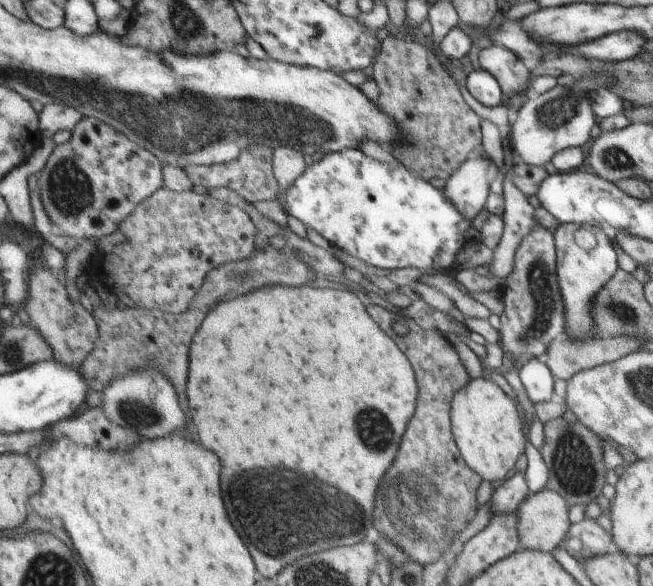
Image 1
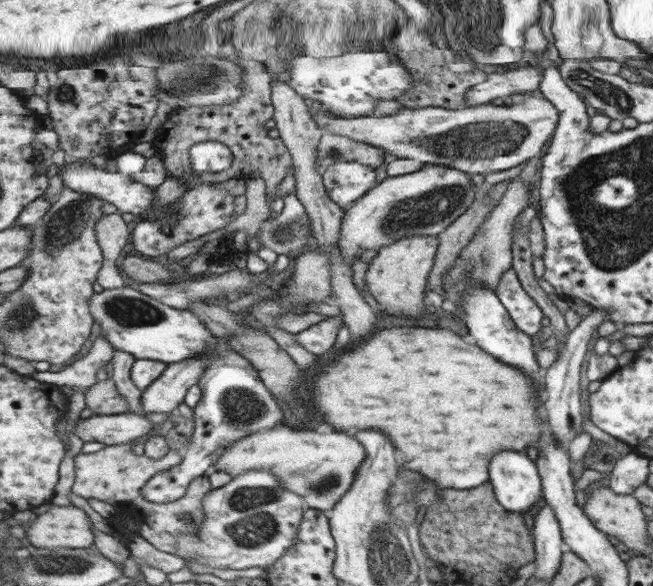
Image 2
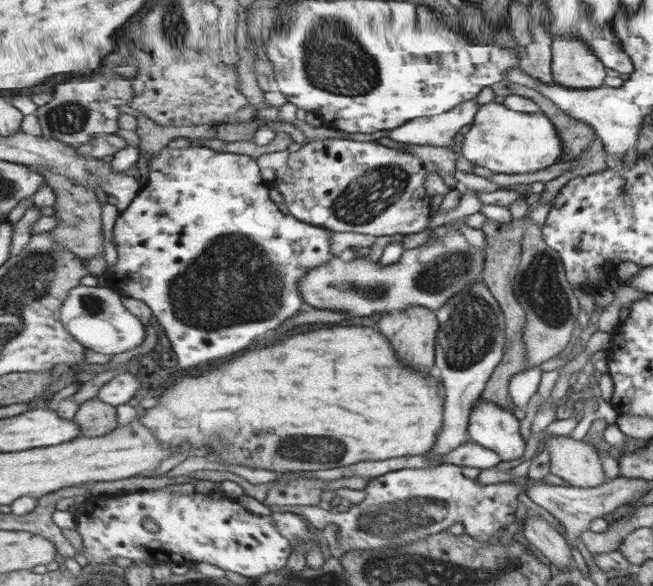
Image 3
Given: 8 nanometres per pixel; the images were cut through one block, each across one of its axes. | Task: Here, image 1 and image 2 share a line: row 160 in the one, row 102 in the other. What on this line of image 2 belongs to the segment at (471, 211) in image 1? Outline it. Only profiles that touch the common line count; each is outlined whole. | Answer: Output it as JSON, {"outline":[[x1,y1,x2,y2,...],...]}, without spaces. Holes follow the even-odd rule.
{"outline":[[535,62,526,67,505,71,504,74,492,74,495,70,489,72,488,80,477,84,468,92,465,104,471,106,492,103,496,98,509,99,516,93,534,94,543,80,542,69]]}

